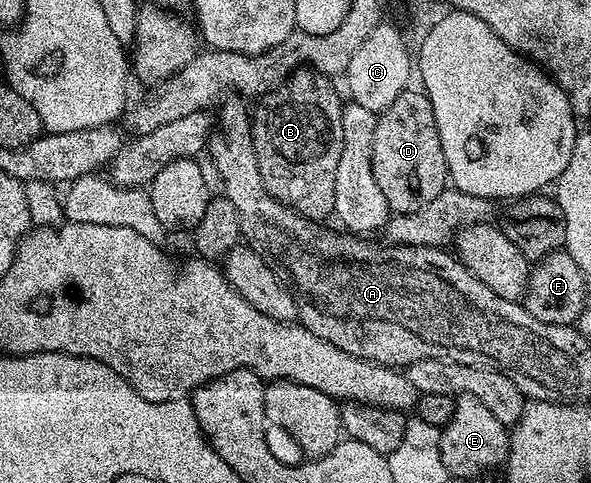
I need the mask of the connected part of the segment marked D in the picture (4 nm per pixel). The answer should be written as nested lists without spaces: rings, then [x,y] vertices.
[[[407,90],[378,116],[378,125],[374,128],[374,173],[376,182],[381,186],[390,209],[396,214],[419,212],[436,198],[448,186],[445,146],[441,142],[441,130],[437,126],[437,114],[425,91]]]

